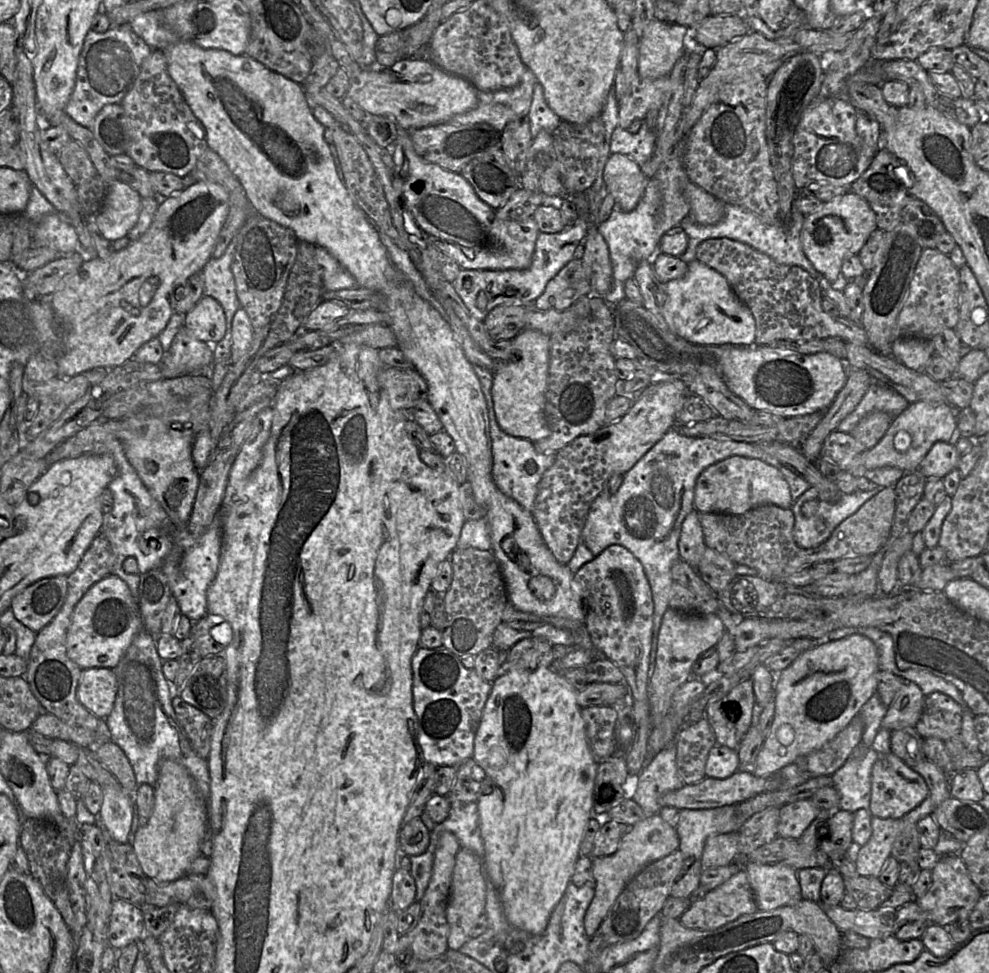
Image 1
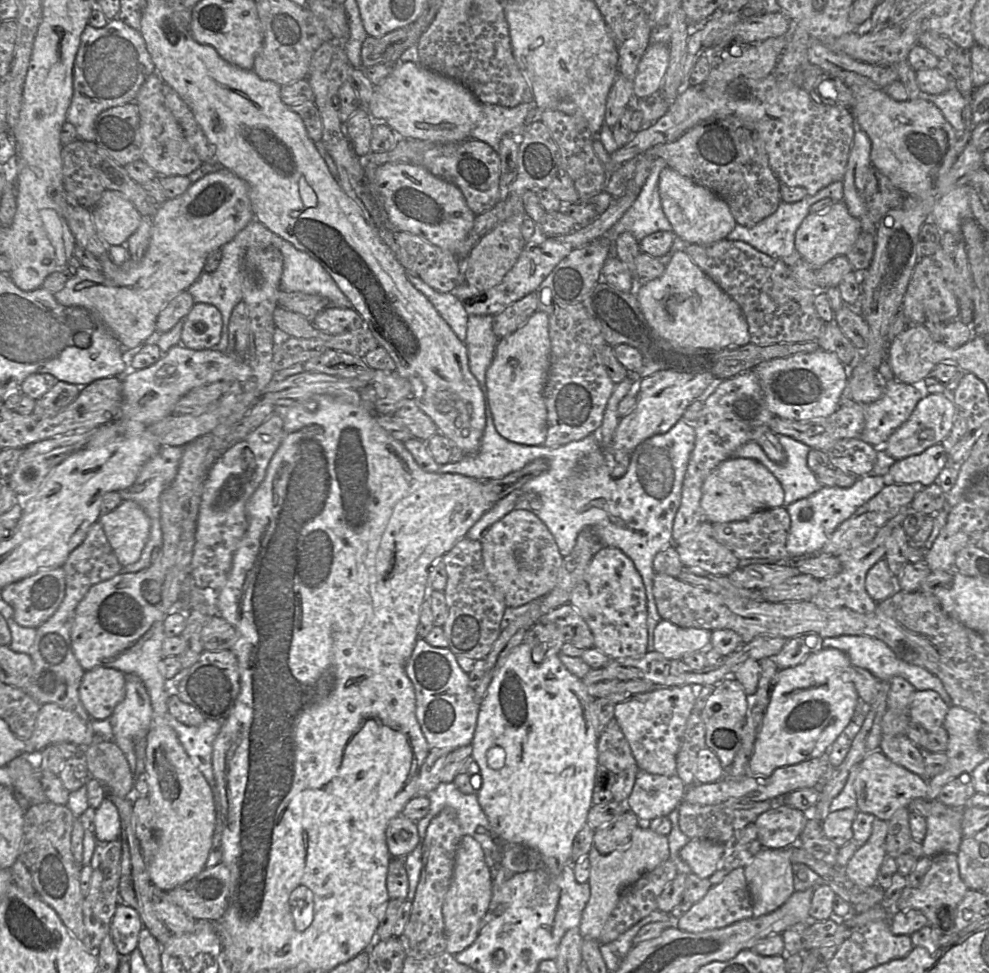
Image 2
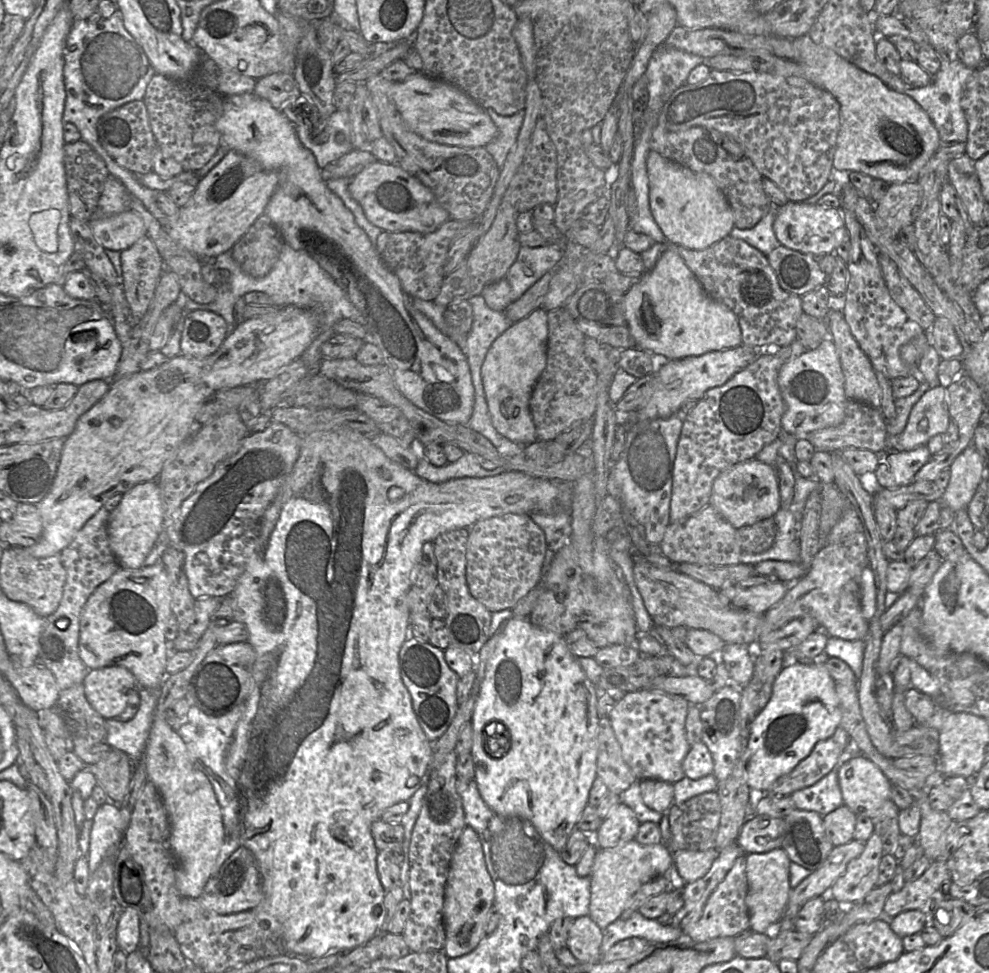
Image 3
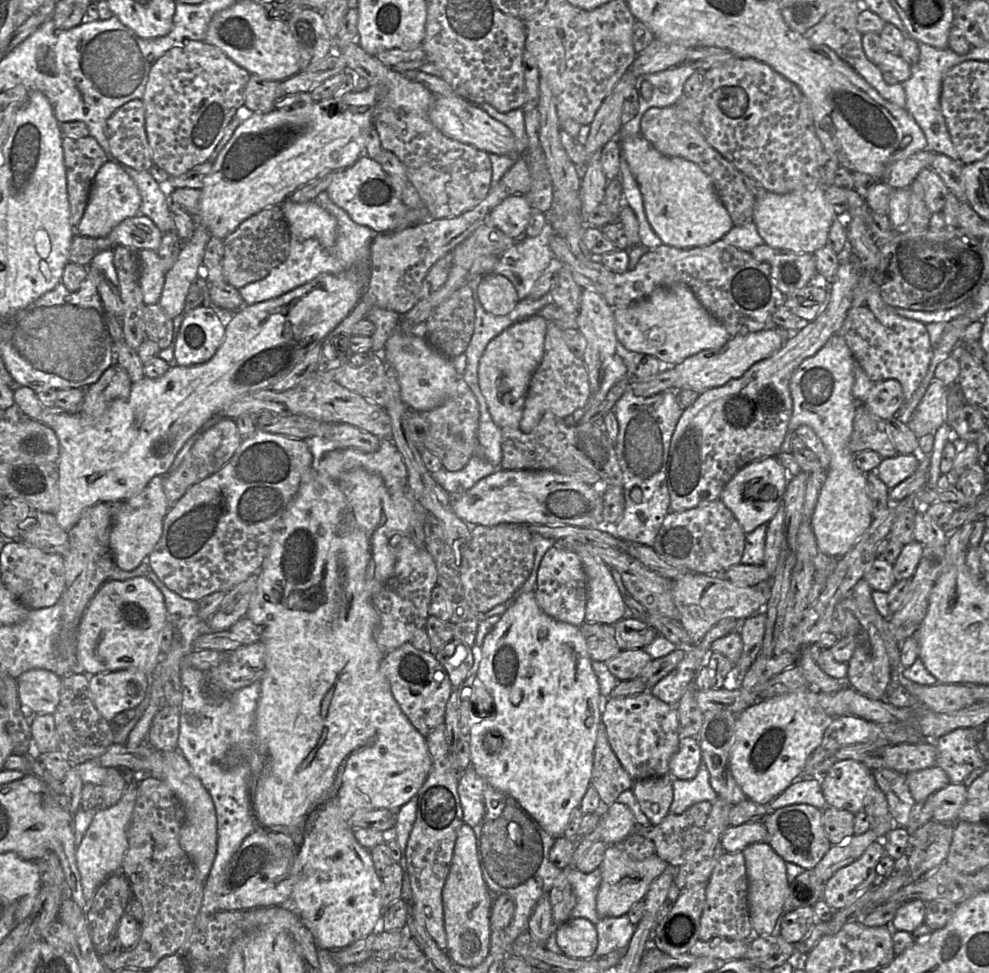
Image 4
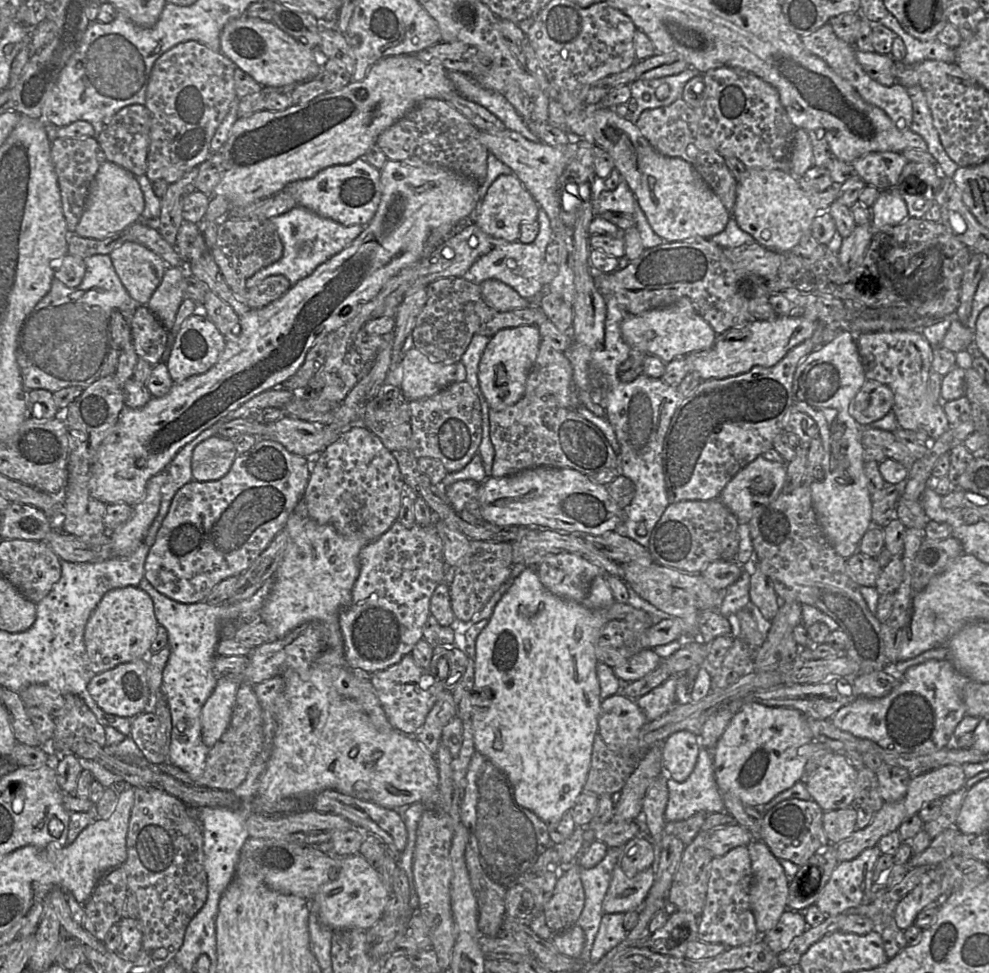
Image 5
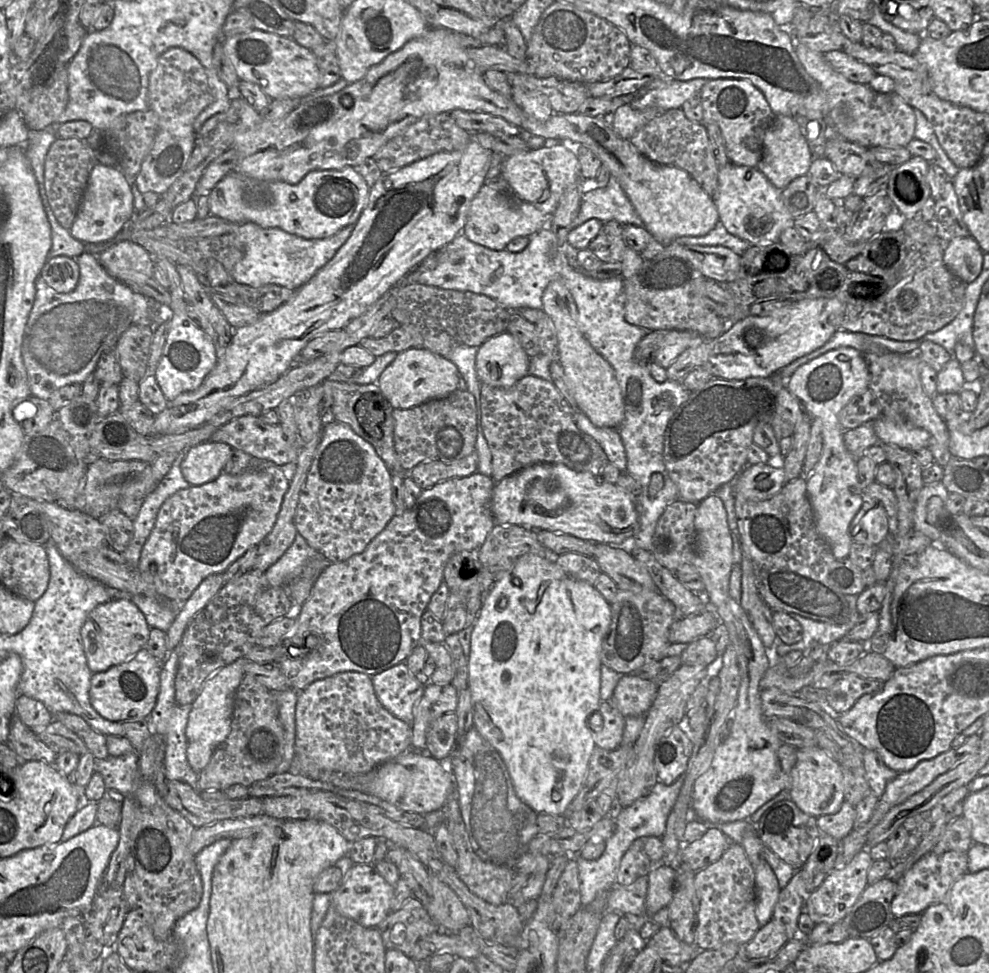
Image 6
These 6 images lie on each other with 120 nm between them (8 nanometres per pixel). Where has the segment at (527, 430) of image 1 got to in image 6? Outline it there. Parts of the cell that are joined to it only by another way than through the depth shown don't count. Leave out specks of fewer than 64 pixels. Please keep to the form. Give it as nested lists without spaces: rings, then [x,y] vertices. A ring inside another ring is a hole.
[[[508,332],[487,339],[476,354],[475,368],[481,383],[507,389],[529,372],[530,357]]]

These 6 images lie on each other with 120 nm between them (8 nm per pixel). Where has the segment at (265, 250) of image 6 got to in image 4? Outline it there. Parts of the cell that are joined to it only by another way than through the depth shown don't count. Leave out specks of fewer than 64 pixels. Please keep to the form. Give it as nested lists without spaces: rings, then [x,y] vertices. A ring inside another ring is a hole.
[[[326,190],[318,194],[314,201],[336,218],[337,238],[334,246],[326,249],[314,238],[298,240],[291,236],[287,258],[273,268],[263,279],[238,289],[245,305],[253,305],[279,297],[313,280],[321,273],[340,274],[353,267],[367,267],[368,264],[370,265],[370,247],[376,232],[368,226],[354,222],[345,210],[329,198]]]

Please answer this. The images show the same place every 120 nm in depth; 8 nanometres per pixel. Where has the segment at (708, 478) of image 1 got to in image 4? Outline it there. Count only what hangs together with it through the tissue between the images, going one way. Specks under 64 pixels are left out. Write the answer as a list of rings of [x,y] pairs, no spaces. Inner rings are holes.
[[[770,456],[746,464],[724,486],[719,499],[733,513],[744,533],[768,523],[776,514],[786,490],[785,474],[778,459]]]

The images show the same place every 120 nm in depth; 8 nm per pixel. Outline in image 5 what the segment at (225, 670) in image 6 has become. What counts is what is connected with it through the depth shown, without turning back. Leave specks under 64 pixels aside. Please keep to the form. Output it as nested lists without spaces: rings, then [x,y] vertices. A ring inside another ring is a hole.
[[[219,678],[215,689],[201,711],[203,743],[210,749],[227,731],[240,684],[228,678]]]

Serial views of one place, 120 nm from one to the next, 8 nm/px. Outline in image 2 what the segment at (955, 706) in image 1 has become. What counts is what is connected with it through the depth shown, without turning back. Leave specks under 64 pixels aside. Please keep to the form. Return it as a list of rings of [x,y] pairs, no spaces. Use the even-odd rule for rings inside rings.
[[[916,690],[910,700],[909,719],[920,724],[927,732],[943,727],[950,706],[934,690]]]

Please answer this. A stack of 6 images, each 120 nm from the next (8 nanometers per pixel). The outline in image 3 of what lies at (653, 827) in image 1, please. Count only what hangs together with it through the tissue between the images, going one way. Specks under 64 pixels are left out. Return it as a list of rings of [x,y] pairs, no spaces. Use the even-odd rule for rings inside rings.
[[[633,839],[614,848],[598,848],[590,875],[590,918],[601,930],[605,929],[620,918],[628,901],[643,884],[662,876],[672,863],[673,858],[663,842],[642,845]]]

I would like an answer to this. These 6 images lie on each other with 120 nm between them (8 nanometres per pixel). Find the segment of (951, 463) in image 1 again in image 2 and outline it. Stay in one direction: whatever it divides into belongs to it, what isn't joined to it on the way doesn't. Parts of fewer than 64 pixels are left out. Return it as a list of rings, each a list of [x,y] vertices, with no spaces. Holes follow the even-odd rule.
[[[936,444],[920,454],[896,460],[886,478],[892,483],[913,484],[922,488],[935,483],[948,464],[948,452],[941,444]]]

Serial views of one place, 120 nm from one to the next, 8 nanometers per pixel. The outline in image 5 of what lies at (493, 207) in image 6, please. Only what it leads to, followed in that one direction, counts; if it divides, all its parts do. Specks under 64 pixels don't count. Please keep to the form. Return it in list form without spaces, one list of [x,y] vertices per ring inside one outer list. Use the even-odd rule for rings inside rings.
[[[515,174],[499,176],[488,188],[485,196],[479,201],[470,222],[475,223],[485,233],[495,239],[507,242],[517,241],[521,226],[537,220],[539,205]]]

